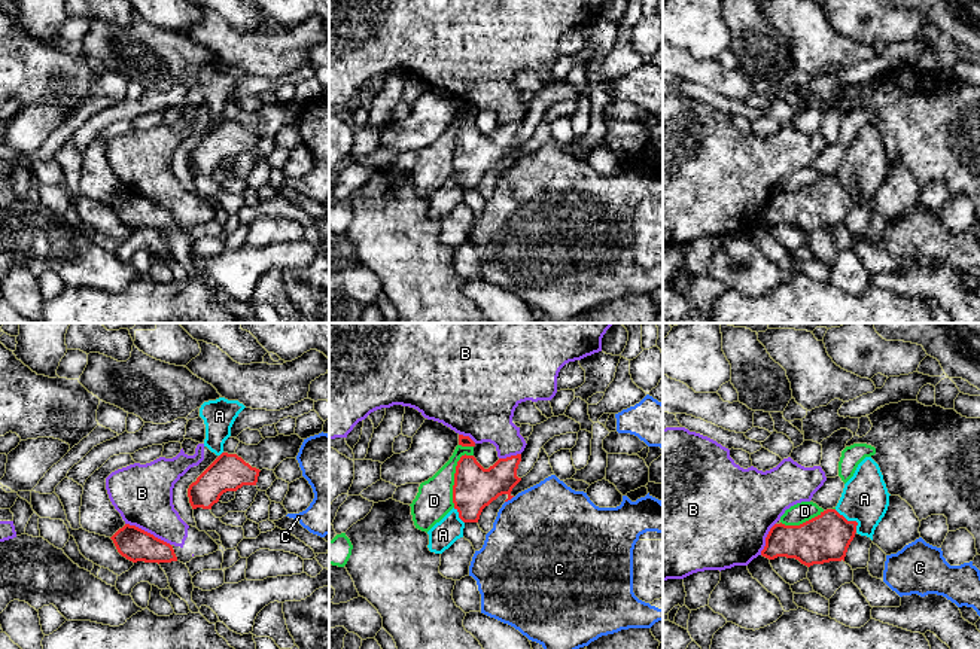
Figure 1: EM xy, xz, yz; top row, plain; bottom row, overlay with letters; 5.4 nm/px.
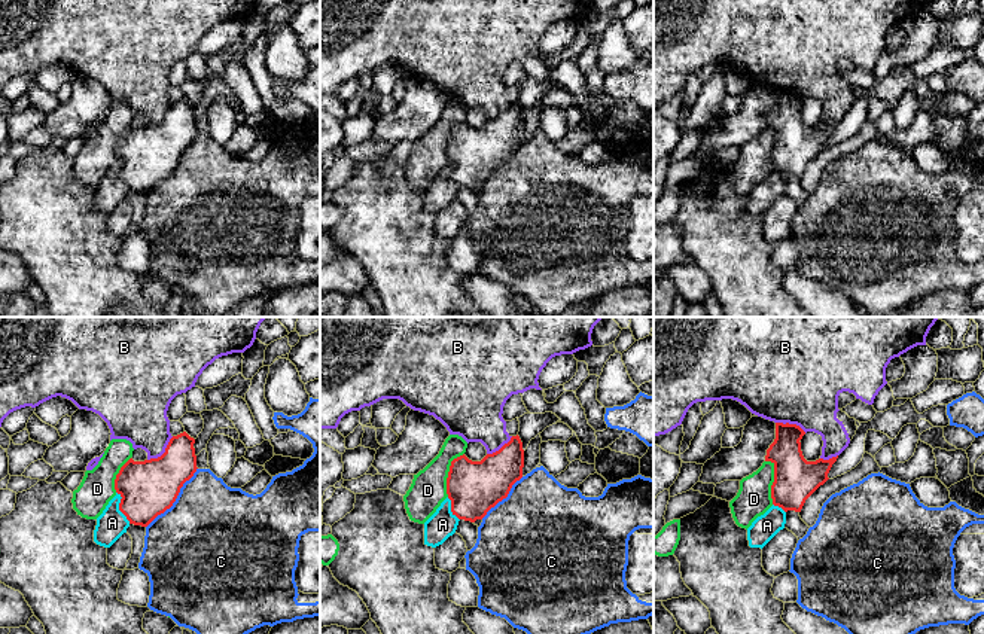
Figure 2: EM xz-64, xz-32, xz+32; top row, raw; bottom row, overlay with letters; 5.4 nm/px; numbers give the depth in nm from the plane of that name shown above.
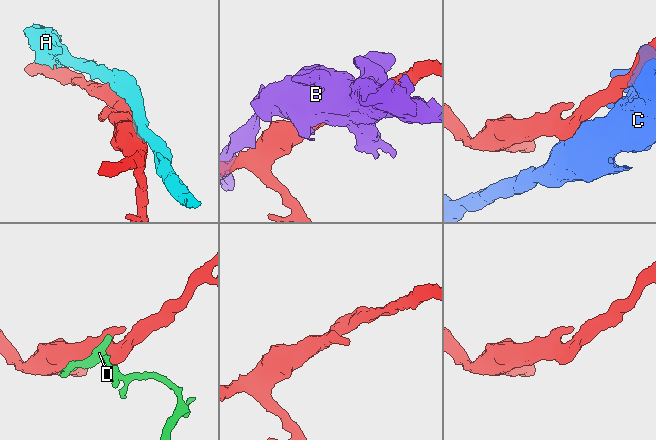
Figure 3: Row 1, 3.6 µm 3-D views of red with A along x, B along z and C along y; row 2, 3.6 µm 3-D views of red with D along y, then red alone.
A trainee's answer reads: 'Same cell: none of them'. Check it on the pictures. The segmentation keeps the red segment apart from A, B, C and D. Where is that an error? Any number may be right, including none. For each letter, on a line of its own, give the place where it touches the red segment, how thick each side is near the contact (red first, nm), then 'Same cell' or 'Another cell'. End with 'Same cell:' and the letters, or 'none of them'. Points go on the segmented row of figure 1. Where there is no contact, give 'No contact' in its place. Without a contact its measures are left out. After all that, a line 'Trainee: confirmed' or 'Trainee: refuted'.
A: Touches red at yz (851, 521). Thickness 260 nm (red) against 260 nm. Another cell
B: Touches red at xy (146, 532). Thickness 180 nm (red) against 320 nm. Another cell
C: Touches red at xz (508, 499). Thickness 220 nm (red) against 480 nm. Another cell
D: Touches red at xz (454, 477). Thickness 220 nm (red) against 200 nm. Another cell
Same cell: none of them
Trainee: confirmed

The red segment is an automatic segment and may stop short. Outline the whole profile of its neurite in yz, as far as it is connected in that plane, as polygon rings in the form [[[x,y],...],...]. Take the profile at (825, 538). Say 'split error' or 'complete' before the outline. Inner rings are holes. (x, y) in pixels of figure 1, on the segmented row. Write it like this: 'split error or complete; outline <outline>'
complete; outline [[[827,509],[800,525],[774,524],[761,555],[769,560],[795,558],[807,567],[844,561],[856,525],[856,521],[847,521],[836,509]]]

